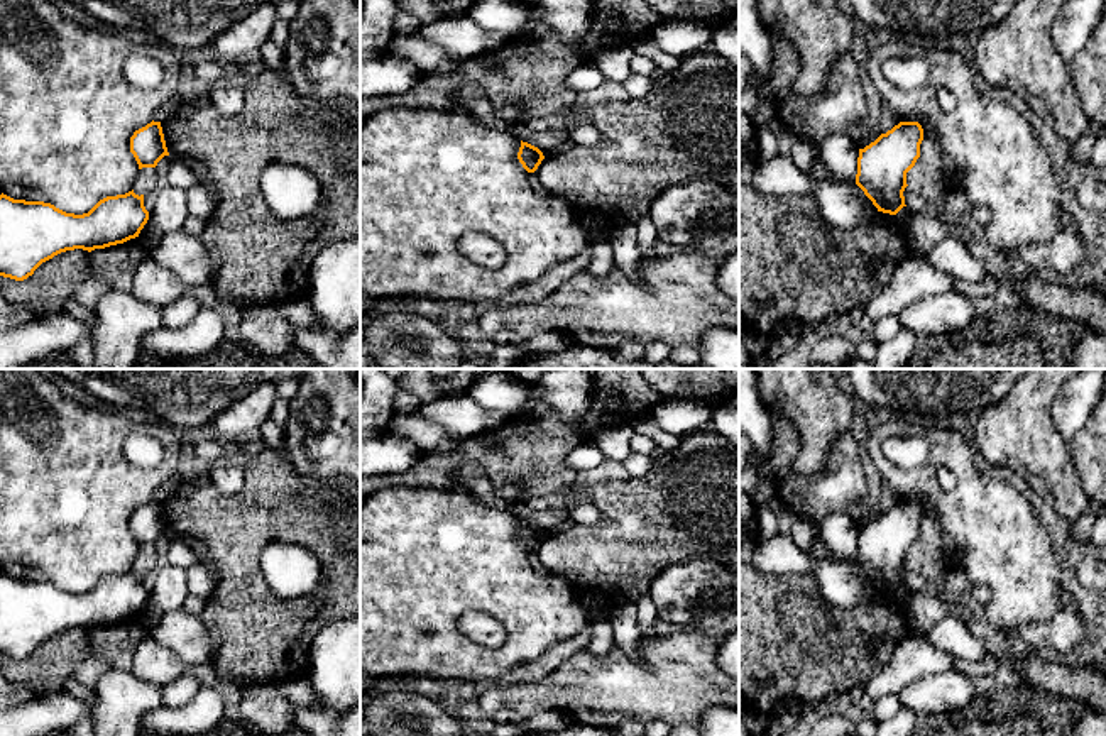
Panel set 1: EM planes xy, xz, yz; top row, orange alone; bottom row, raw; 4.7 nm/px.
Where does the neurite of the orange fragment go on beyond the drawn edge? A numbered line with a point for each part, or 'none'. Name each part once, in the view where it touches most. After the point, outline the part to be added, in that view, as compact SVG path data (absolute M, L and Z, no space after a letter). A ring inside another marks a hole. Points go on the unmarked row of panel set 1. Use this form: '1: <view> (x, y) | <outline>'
none

